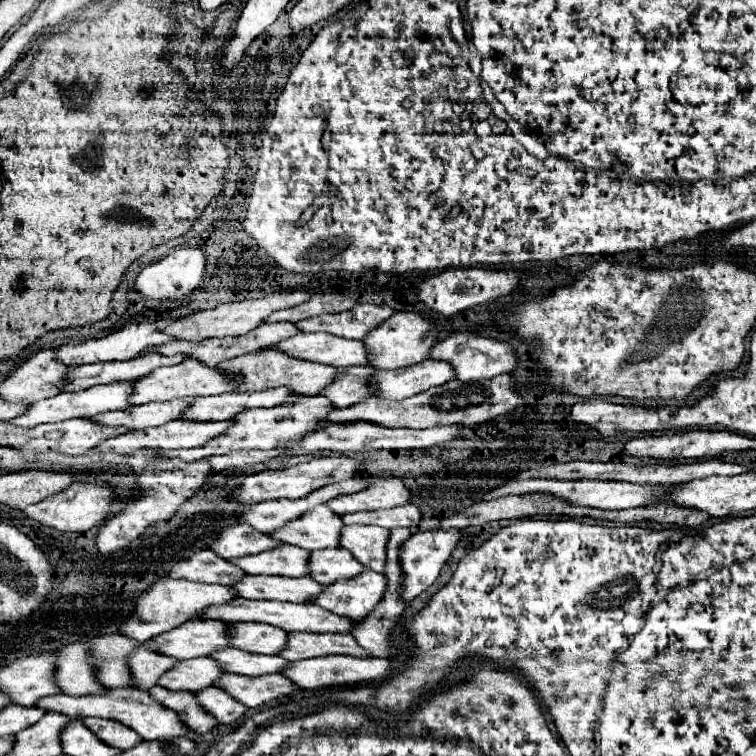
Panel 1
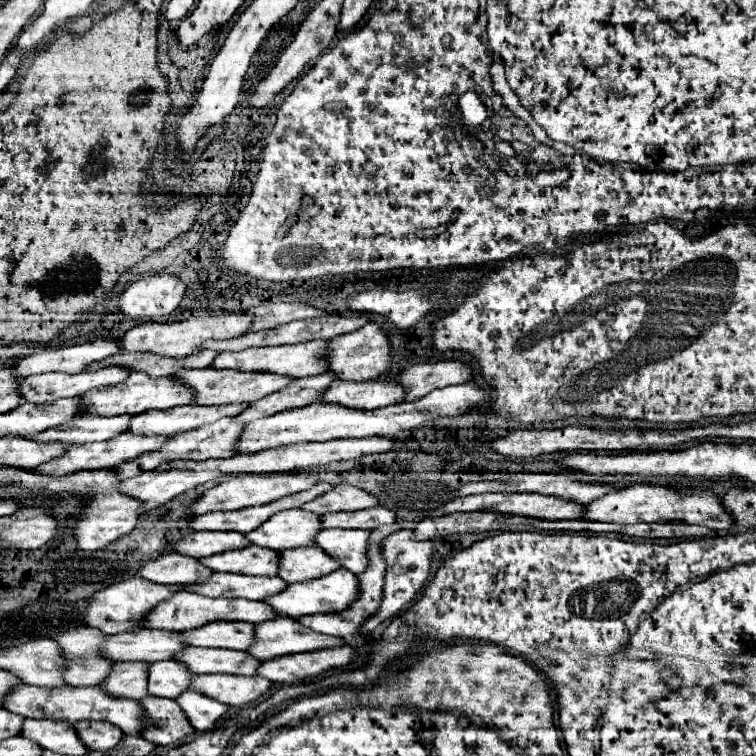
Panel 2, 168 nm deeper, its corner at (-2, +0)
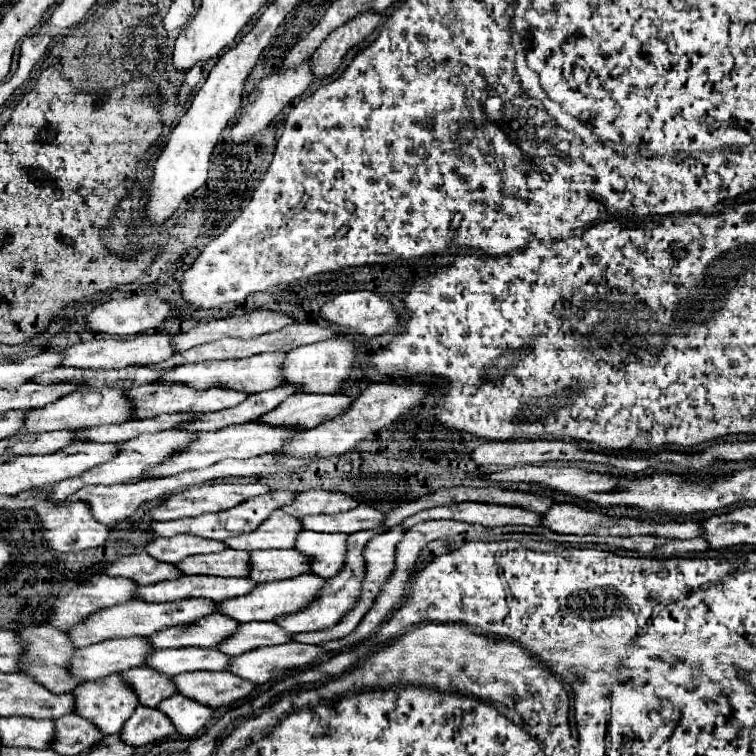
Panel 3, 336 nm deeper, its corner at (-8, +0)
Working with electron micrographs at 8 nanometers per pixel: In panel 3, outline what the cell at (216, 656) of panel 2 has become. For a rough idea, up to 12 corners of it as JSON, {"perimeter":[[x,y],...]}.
{"perimeter":[[152,650],[144,666],[164,676],[226,670],[230,658],[212,650]]}

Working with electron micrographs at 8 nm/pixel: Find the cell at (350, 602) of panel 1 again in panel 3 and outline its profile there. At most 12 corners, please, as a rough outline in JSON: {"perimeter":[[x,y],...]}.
{"perimeter":[[300,574],[218,602],[236,622],[302,610],[326,578]]}

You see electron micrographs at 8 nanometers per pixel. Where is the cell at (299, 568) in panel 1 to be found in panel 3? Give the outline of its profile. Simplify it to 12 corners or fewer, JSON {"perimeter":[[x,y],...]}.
{"perimeter":[[244,550],[188,556],[174,564],[182,574],[248,576]]}

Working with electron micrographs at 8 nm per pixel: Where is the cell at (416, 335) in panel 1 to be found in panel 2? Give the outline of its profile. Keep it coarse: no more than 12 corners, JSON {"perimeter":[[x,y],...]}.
{"perimeter":[[370,322],[330,340],[328,370],[374,380],[392,366],[390,338]]}

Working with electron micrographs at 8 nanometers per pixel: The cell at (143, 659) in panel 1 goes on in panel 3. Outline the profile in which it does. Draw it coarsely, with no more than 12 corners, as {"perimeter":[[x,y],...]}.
{"perimeter":[[120,674],[70,694],[74,714],[102,734],[120,734],[138,706]]}

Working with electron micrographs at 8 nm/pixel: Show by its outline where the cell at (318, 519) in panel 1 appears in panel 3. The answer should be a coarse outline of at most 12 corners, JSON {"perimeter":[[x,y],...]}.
{"perimeter":[[274,510],[254,532],[224,540],[234,550],[294,548],[300,522]]}

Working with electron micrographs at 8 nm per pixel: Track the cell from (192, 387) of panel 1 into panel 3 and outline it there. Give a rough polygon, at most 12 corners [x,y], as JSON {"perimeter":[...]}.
{"perimeter":[[84,386],[28,410],[24,432],[126,422],[122,388]]}

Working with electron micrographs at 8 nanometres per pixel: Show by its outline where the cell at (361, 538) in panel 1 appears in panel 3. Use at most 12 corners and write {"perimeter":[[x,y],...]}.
{"perimeter":[[302,530],[294,548],[310,572],[336,576],[344,566],[346,534]]}

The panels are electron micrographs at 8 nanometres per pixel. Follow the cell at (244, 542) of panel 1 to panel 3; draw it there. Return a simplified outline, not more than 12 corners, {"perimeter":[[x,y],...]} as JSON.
{"perimeter":[[190,534],[154,538],[146,552],[166,564],[224,550],[218,540]]}

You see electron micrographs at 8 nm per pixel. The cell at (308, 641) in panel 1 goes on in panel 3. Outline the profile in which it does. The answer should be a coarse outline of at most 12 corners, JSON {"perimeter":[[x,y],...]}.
{"perimeter":[[274,622],[240,624],[216,648],[240,656],[262,646],[290,642]]}

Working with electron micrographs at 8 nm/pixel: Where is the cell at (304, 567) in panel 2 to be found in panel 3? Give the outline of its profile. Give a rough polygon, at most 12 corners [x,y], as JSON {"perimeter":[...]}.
{"perimeter":[[254,550],[252,574],[258,584],[294,578],[310,570],[290,550]]}

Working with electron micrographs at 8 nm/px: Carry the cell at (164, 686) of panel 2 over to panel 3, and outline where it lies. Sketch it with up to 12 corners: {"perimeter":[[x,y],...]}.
{"perimeter":[[148,666],[124,672],[138,704],[156,708],[176,692]]}

